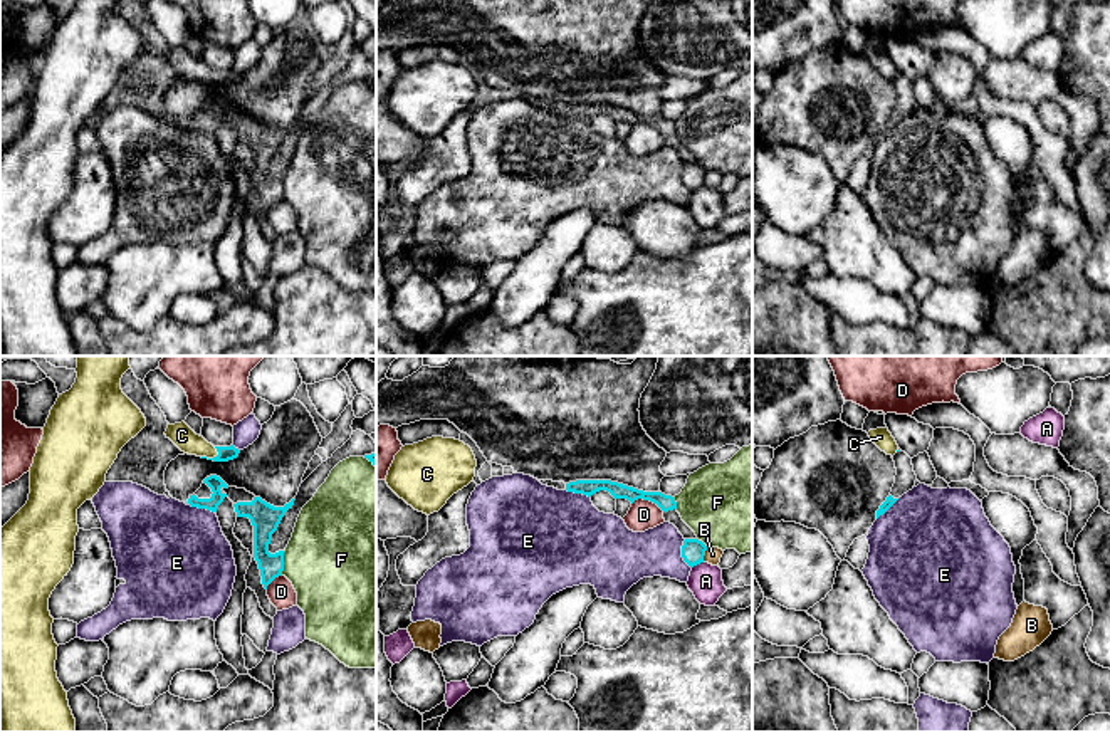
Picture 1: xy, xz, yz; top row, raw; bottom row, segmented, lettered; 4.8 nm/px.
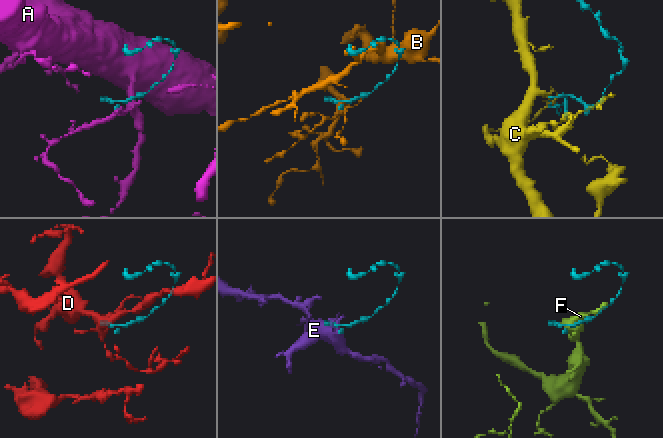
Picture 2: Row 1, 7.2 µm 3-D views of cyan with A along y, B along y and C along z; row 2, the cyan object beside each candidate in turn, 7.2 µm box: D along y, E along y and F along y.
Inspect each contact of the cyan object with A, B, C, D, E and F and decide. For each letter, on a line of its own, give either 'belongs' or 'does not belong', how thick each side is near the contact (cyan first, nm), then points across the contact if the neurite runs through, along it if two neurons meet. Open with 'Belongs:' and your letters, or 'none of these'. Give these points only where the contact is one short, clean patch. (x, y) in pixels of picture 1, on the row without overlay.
Belongs: C
A: does not belong; calibres 110 and 160 nm
B: does not belong; calibres 110 and 80 nm
C: belongs; calibres 70 and 110 nm; way xy (225, 78), (217, 78), (210, 83), (182, 59)
D: does not belong; calibres 80 and 140 nm
E: does not belong; calibres 110 and 240 nm
F: does not belong; calibres 140 and 480 nm

